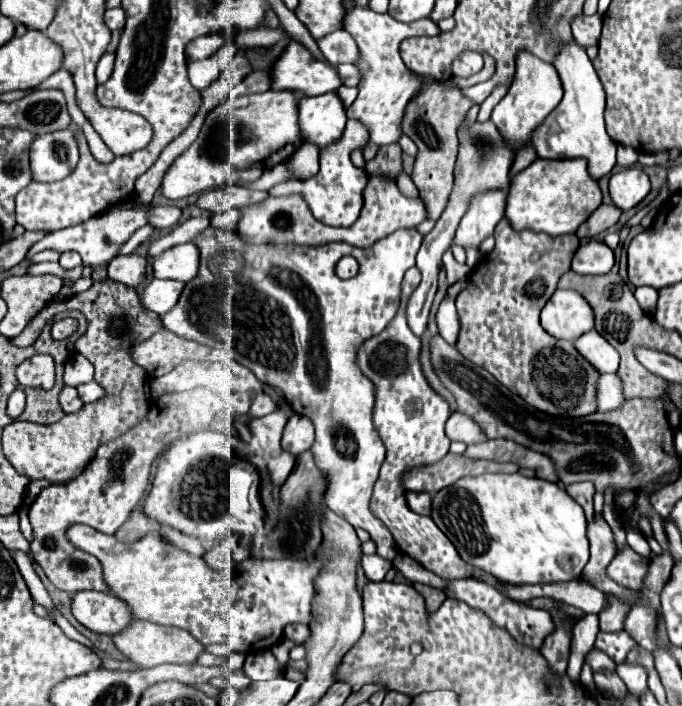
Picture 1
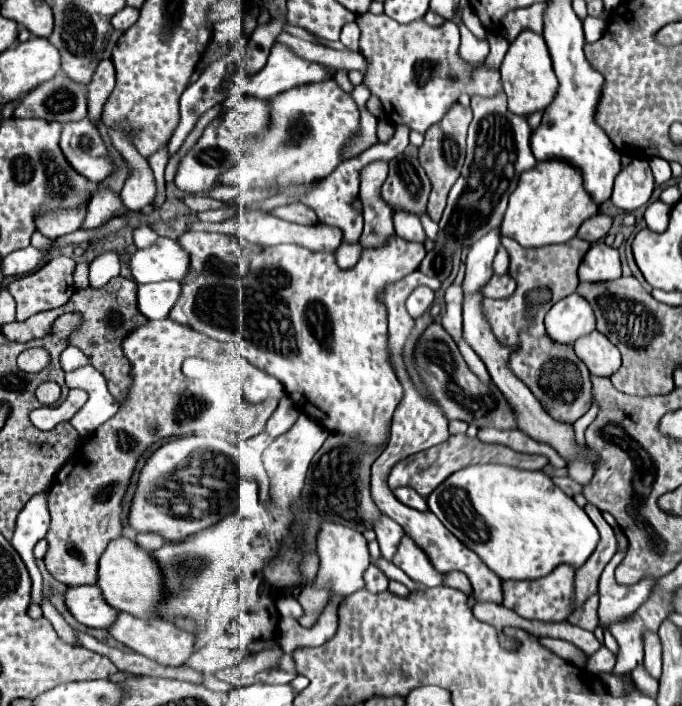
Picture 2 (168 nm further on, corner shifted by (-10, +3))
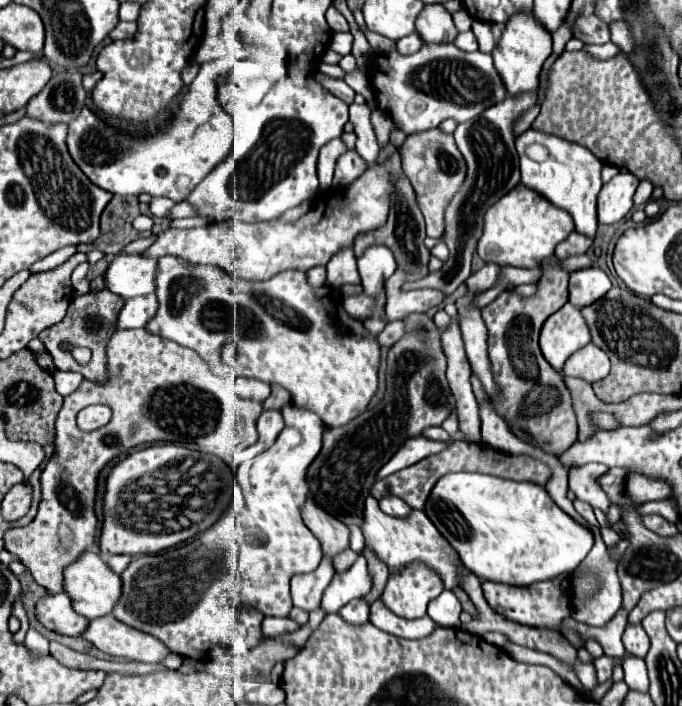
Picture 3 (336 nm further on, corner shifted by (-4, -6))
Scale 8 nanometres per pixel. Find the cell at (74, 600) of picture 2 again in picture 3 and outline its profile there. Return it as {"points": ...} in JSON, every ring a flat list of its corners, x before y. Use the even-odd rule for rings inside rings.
{"points":[[64,592,42,596,36,602,36,618,44,628,64,636,80,636,88,626,88,620,84,620,80,614,74,614,70,598,66,598]]}

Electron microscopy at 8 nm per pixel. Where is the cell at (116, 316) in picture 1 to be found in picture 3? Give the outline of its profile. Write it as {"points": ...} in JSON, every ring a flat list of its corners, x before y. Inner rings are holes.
{"points":[[100,290,100,292,90,292,86,296,78,296,72,300,70,308,68,308,68,314,62,322,50,326,48,330,44,330,38,338,42,340,42,344,46,346,48,354,52,356,54,360,54,366,58,370,70,370,70,372,78,372,82,374,84,378,88,380,94,380,94,382,104,382,106,378,106,354,104,354,104,348,106,348,106,342,110,340,110,334,114,334,114,320,118,318,118,310,124,306,124,300,122,298,114,298,114,294,110,294,108,290],[62,342,70,342,72,346,84,346,84,348,90,348,92,350,92,358,88,364,78,364,70,352,62,350,60,344]]}

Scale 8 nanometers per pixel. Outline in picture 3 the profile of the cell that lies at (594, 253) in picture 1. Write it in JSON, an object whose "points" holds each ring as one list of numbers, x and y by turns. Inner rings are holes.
{"points":[[590,266,590,268,584,268,584,270,572,272,570,284,568,284,570,304,576,306,576,308,590,306,592,302,600,300,610,288,612,288,610,278,598,266]]}

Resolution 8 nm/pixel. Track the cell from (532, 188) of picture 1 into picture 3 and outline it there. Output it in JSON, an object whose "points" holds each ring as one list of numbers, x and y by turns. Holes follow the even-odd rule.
{"points":[[518,184,496,204,492,204,490,210,486,210,476,252,484,262,494,262,498,266,532,268,532,264,540,264,542,260,550,258,556,244,560,244,572,230,574,222,568,212,552,206,540,194]]}

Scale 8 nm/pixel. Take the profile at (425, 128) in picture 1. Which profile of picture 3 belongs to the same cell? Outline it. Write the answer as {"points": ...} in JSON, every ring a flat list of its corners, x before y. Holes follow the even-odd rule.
{"points":[[438,128,406,136,404,146,400,148,404,174,414,186,418,208,426,220,426,234,430,238,440,238,444,234,444,212,450,204,450,198,462,188,466,178,466,160,458,146,454,144,452,134,444,134]]}

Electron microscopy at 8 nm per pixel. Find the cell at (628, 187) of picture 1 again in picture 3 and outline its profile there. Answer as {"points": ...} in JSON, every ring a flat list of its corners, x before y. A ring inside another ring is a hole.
{"points":[[618,174,608,184,602,186,598,194,598,222,616,224,632,208,632,196,636,192,638,178,632,174]]}

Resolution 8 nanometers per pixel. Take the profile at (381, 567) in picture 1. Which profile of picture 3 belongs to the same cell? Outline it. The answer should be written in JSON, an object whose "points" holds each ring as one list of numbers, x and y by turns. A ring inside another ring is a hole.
{"points":[[354,598,354,602,348,602,342,610,338,610,338,616,352,626,362,626,368,622,368,604,362,598]]}

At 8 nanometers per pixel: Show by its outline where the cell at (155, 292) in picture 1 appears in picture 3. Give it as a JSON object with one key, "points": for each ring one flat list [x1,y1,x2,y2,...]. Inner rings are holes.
{"points":[[154,294,130,298,128,302,124,302,118,314,116,328,144,328,146,322,154,316,154,310,156,310]]}

